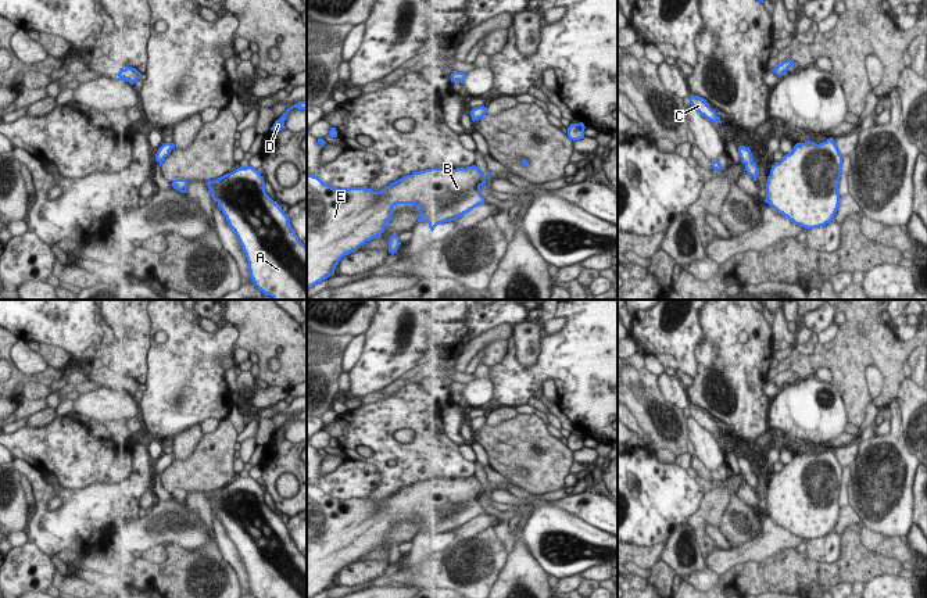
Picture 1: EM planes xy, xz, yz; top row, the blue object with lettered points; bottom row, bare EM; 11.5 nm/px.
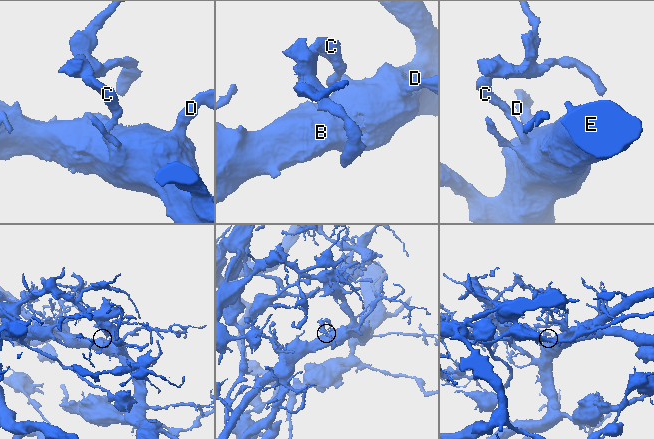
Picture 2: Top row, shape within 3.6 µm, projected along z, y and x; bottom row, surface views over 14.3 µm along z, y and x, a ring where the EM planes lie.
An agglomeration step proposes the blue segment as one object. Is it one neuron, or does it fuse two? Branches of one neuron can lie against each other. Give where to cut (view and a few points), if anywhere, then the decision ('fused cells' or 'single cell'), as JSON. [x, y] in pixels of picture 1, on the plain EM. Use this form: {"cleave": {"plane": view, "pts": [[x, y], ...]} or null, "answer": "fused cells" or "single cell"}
{"cleave": null, "answer": "single cell"}

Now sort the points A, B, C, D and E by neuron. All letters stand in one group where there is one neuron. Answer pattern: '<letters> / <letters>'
A B C D E

